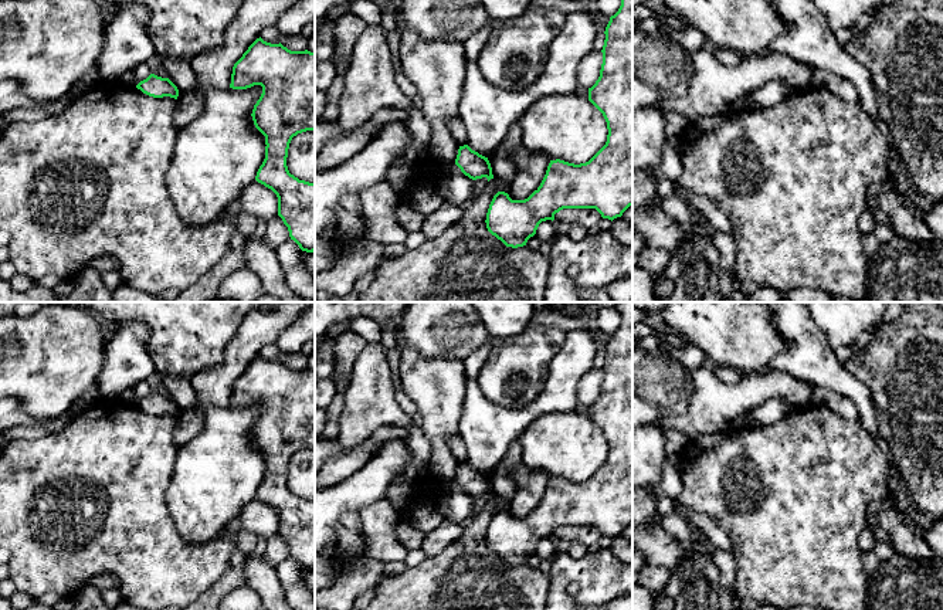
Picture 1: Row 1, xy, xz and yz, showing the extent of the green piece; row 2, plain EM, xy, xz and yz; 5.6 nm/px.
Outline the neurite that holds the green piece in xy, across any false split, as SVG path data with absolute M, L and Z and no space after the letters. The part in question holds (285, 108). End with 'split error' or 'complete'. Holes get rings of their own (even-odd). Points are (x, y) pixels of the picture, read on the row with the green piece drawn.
M257 38L234 64L230 88L262 87L252 109L255 128L265 136L265 159L255 180L271 189L278 197L278 216L288 227L289 237L302 251L315 251L315 183L299 180L286 166L288 149L294 136L315 131L315 52L291 51L279 44Z; complete

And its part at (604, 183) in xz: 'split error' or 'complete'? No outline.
complete

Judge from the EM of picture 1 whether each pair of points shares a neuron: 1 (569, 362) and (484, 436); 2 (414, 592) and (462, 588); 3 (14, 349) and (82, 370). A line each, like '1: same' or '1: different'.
1: same
2: same
3: same

